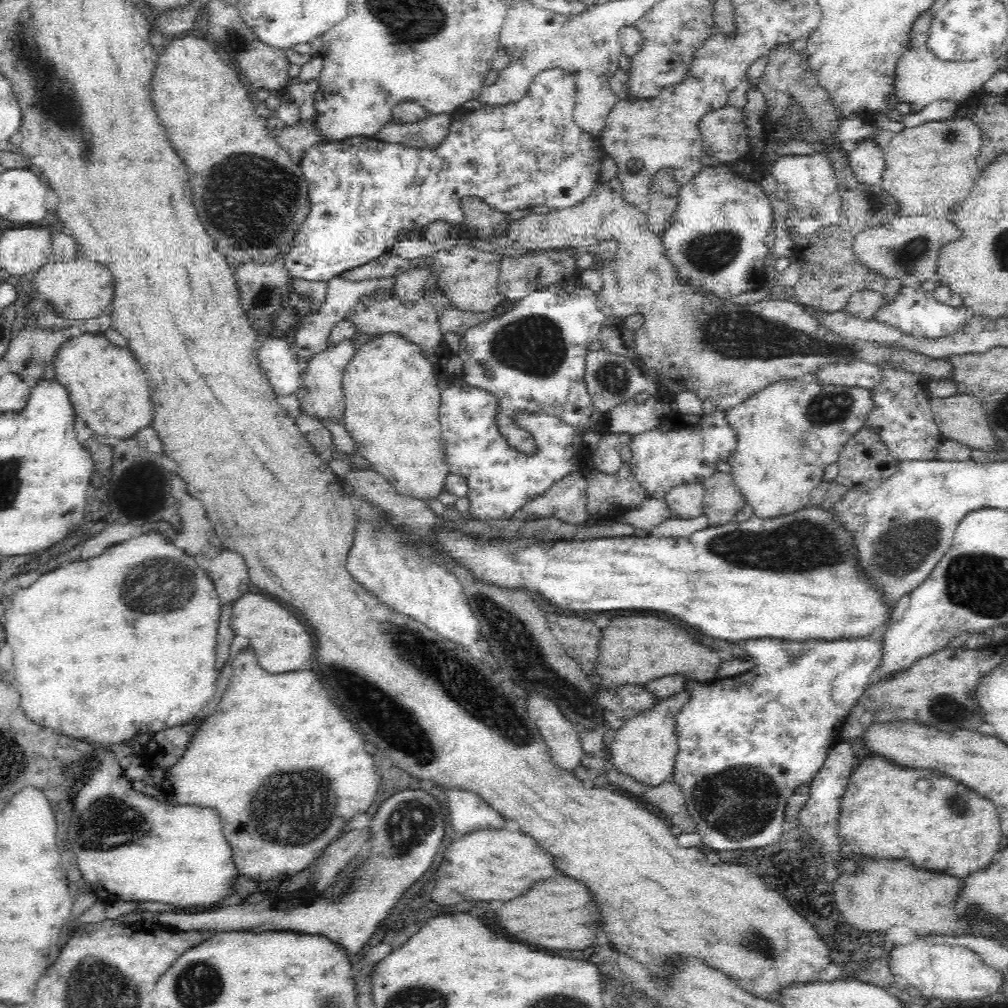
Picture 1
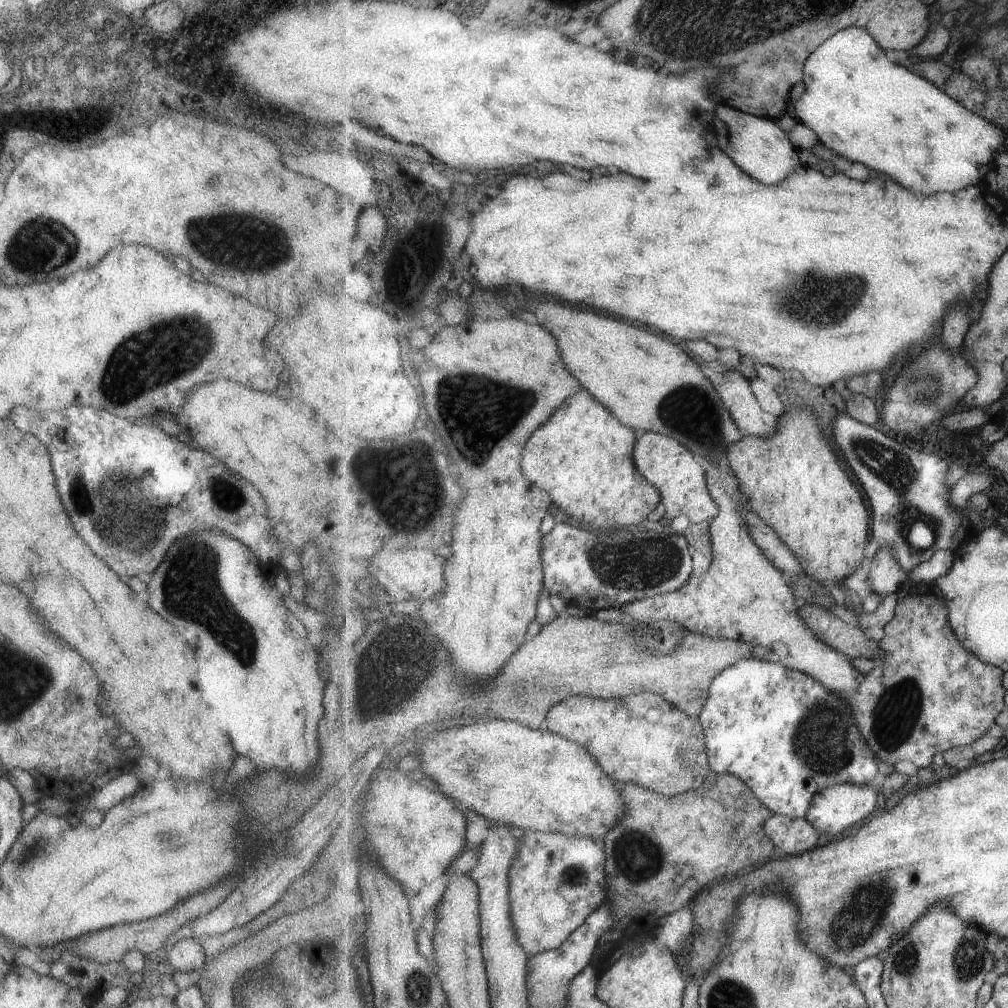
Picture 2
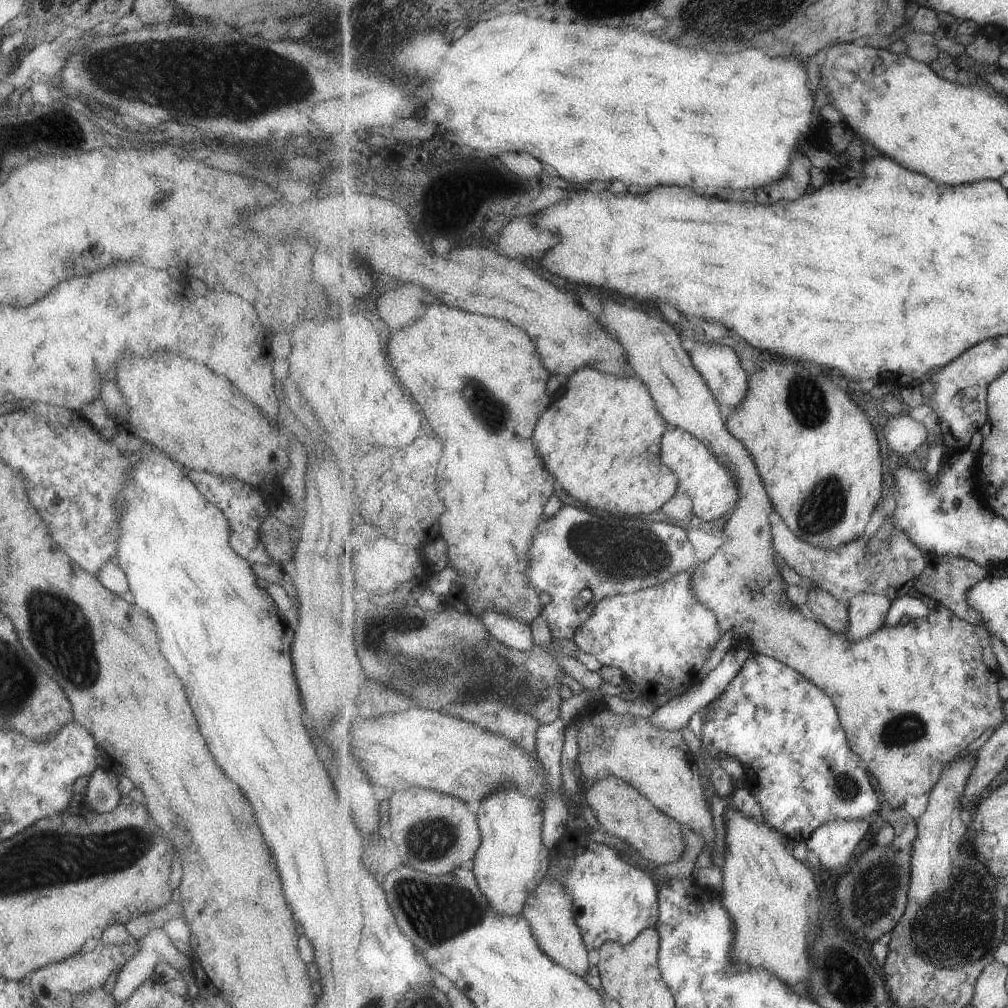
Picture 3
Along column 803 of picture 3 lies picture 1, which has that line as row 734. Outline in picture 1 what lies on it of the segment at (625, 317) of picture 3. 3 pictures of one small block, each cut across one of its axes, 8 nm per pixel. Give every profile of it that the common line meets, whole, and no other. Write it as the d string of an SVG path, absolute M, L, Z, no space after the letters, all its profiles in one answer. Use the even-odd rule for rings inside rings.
M685 691L663 699L653 709L646 709L634 718L627 720L622 728L610 731L604 741L604 753L608 764L616 772L634 778L637 782L655 787L671 780L675 757L678 753L674 740L674 716L686 702Z

